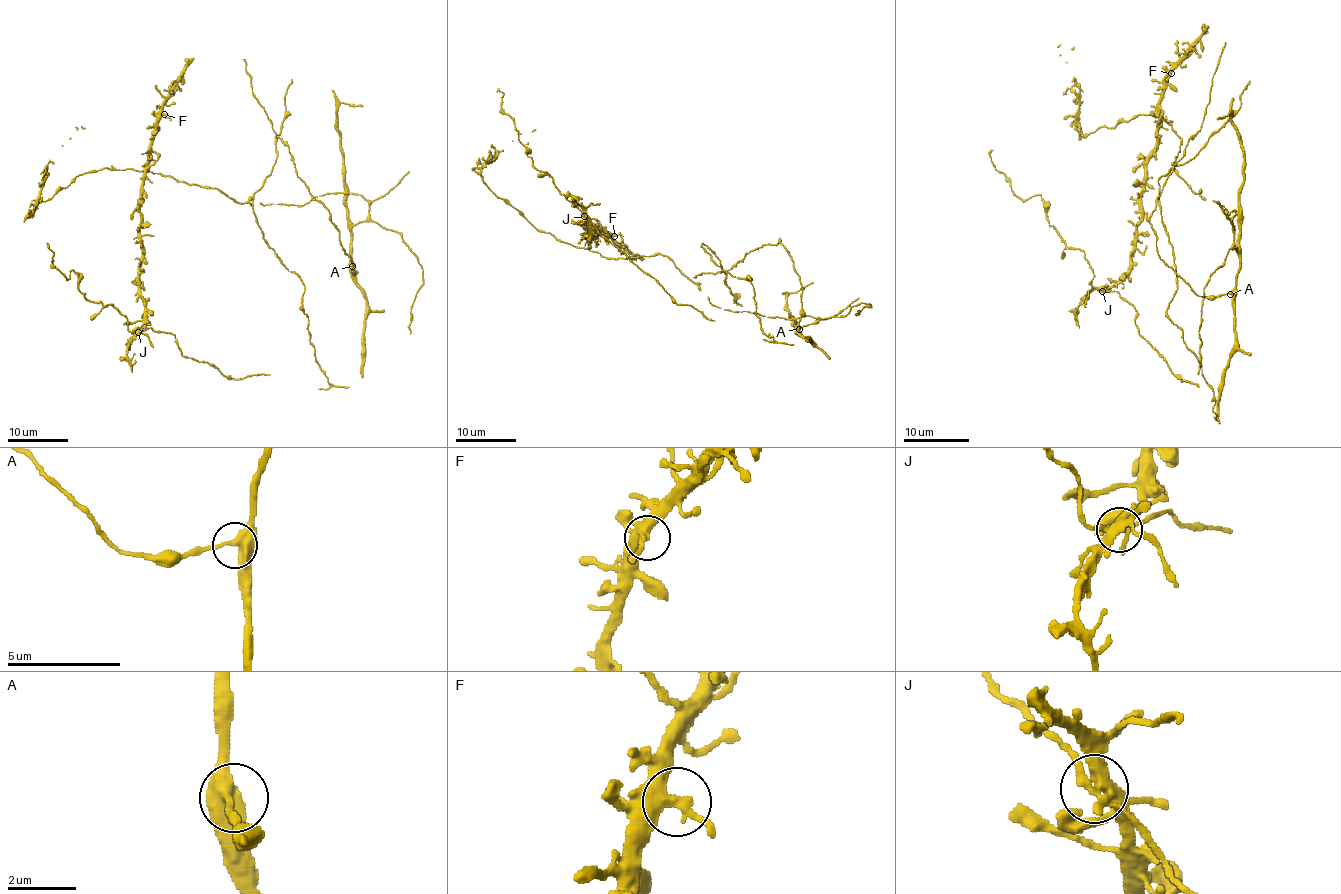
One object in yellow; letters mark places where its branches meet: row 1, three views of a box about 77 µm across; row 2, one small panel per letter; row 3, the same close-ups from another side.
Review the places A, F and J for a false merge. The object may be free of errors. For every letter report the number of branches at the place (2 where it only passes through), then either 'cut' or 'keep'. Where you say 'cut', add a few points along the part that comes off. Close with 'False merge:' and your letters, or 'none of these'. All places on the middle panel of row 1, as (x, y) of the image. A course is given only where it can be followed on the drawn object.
A: 3 branches meet; keep
F: 3 branches meet; keep
J: 3 branches meet; keep
False merge: none of these

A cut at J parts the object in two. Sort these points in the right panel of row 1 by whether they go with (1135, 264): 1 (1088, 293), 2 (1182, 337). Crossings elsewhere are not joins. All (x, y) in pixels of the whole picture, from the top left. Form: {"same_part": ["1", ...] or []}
{"same_part": ["1", "2"]}

